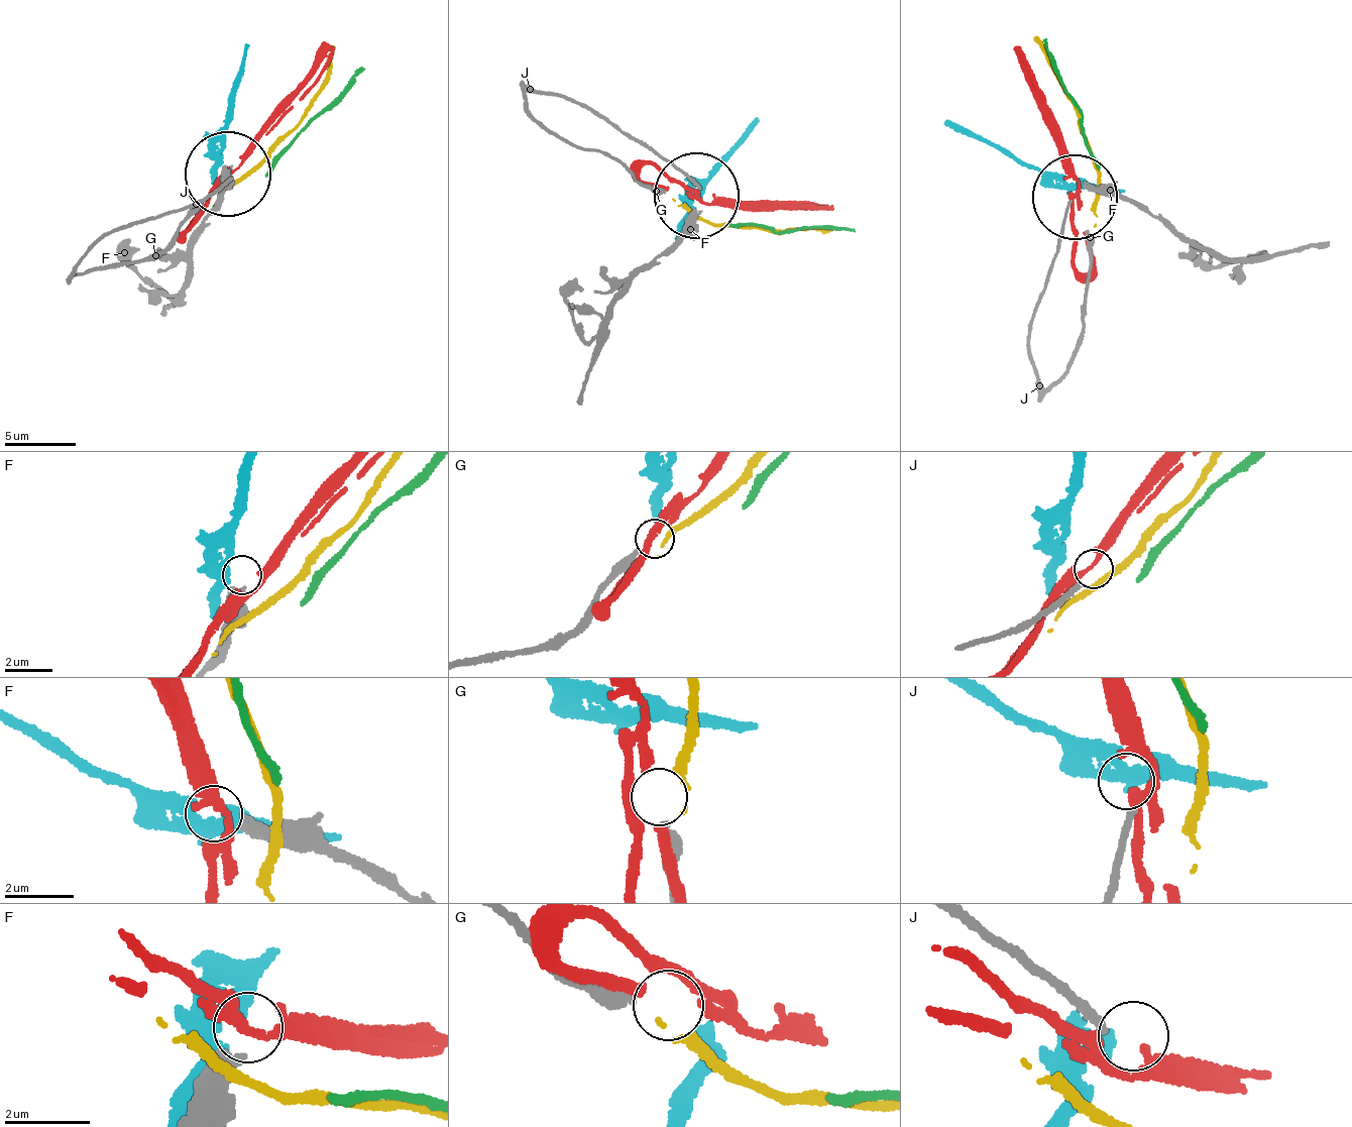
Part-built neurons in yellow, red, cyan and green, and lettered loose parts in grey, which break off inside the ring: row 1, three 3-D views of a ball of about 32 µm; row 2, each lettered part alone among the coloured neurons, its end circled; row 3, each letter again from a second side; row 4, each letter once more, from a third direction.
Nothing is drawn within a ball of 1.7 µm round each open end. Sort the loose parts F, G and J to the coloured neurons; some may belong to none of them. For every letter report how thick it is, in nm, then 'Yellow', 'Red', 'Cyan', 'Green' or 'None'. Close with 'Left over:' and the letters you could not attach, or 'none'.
F: Thickness 280 nm. None
G: Thickness 360 nm. None
J: Thickness 200 nm. Red
Left over: F, G

